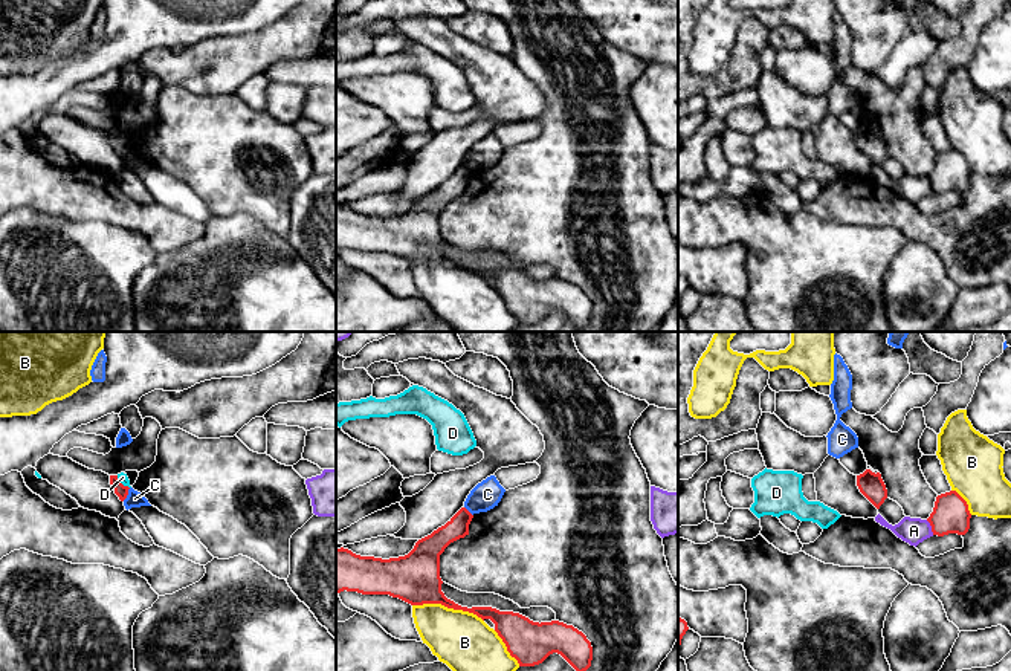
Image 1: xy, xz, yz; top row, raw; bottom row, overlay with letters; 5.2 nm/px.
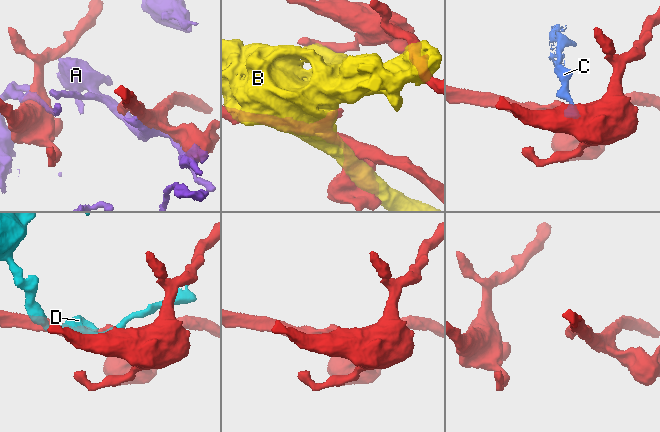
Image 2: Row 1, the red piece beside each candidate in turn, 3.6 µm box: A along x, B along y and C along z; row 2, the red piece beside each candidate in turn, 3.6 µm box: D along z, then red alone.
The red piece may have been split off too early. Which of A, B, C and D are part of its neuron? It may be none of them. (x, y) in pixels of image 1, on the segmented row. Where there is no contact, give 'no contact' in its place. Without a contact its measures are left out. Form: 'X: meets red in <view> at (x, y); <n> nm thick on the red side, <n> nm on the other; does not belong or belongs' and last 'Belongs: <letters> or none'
A: meets red in yz at (932, 528); 190 nm thick on the red side, 140 nm on the other; does not belong
B: meets red in xz at (448, 607); 260 nm thick on the red side, 300 nm on the other; does not belong
C: meets red in xy at (127, 494); 70 nm thick on the red side, 90 nm on the other; does not belong
D: meets red in xy at (121, 483); 70 nm thick on the red side, 50 nm on the other; does not belong
Belongs: none

